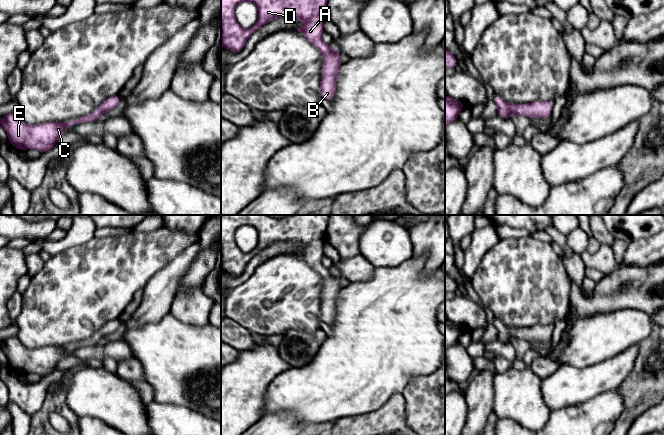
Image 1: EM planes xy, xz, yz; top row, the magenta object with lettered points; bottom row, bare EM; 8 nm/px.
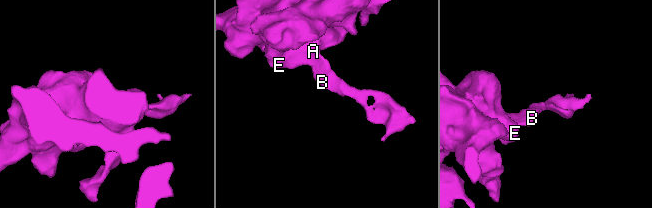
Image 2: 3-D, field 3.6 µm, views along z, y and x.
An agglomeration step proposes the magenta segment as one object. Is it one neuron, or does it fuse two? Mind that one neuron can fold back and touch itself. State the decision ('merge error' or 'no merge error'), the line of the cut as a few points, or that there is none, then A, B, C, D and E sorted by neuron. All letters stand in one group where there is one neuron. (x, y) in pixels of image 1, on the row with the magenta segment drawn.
no merge error; no cut; A B C D E

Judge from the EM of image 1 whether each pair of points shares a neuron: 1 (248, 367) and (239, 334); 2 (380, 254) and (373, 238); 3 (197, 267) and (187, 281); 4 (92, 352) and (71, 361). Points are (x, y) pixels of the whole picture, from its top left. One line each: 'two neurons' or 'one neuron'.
1: two neurons
2: one neuron
3: one neuron
4: two neurons

